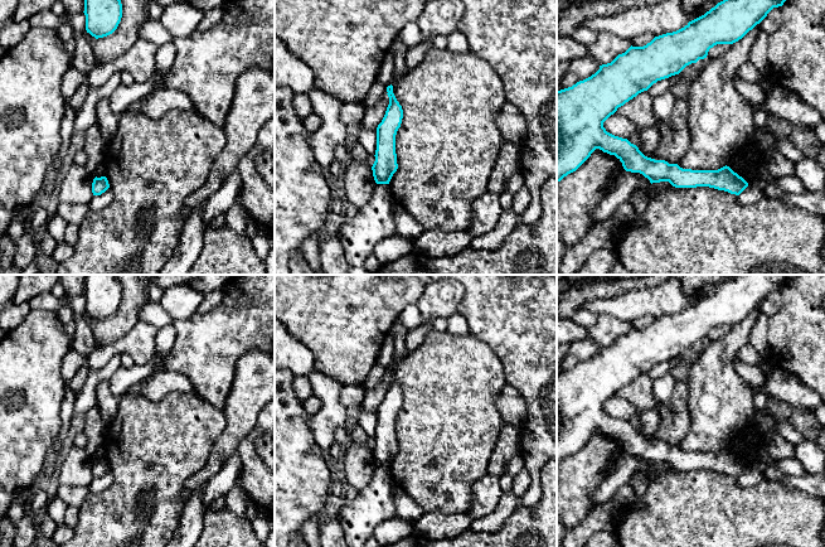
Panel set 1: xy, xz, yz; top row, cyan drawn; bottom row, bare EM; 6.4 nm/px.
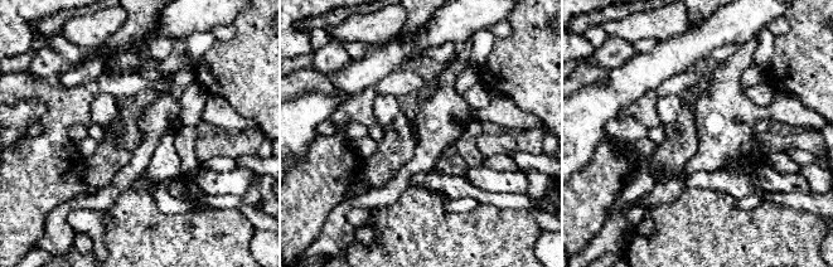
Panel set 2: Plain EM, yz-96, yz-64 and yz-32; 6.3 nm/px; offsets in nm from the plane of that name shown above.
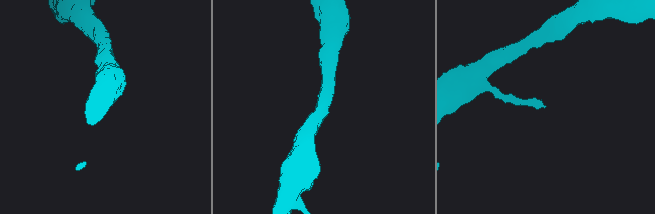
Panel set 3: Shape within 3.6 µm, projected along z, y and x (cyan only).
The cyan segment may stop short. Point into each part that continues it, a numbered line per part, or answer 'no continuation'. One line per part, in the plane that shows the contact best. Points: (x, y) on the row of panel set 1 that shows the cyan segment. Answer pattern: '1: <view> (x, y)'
no continuation

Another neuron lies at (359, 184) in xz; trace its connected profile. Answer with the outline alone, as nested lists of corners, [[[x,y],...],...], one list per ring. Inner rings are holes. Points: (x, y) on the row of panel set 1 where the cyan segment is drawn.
[[[350,159],[344,164],[343,179],[346,203],[363,208],[372,199],[377,185],[372,166]]]

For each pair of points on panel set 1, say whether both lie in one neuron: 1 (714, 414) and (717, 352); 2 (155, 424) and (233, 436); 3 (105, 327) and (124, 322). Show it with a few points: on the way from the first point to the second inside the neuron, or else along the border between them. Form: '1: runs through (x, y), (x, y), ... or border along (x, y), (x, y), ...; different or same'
1: runs through (714, 398), (714, 367); same
2: border along (222, 408), (224, 427), (214, 441), (208, 460); different
3: runs through (110, 327), (119, 324); same

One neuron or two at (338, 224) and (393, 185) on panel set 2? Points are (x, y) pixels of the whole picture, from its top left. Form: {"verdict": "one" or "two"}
{"verdict": "one"}

